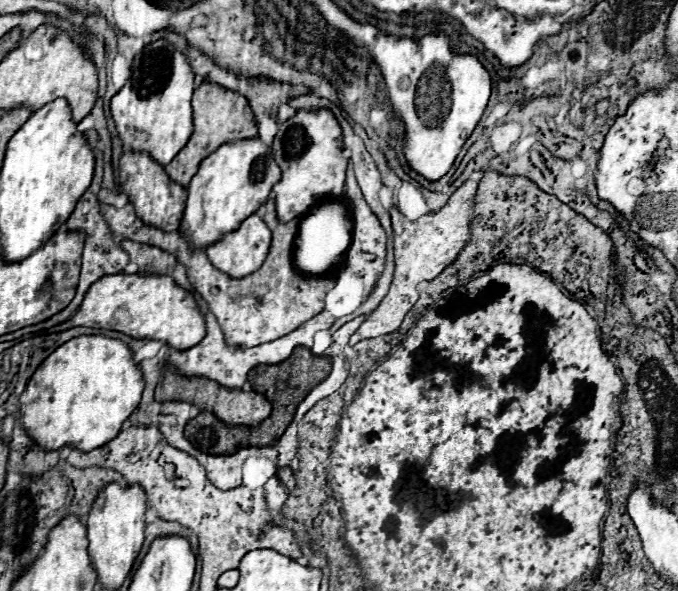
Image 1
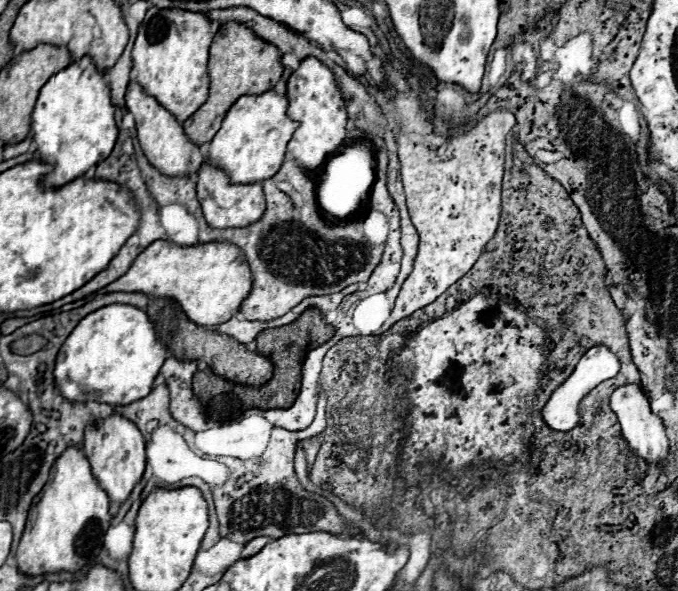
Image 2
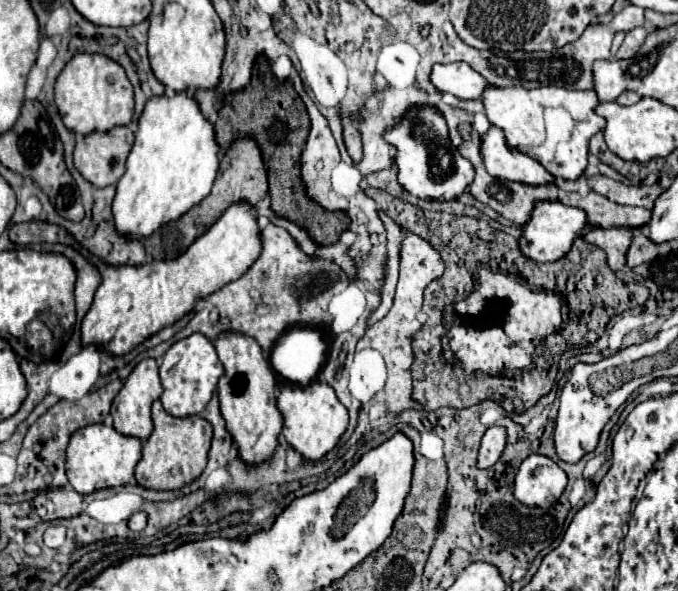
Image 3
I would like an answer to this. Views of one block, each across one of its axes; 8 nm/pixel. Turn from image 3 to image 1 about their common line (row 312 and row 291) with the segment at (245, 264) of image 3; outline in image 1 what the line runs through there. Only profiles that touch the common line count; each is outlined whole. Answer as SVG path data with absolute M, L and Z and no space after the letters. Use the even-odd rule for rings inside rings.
M148 274L102 276L96 284L92 284L92 288L88 288L78 312L70 320L54 326L54 332L64 332L76 326L118 330L138 340L162 340L176 350L192 348L192 344L198 344L206 334L204 318L196 308L194 296L168 276Z

